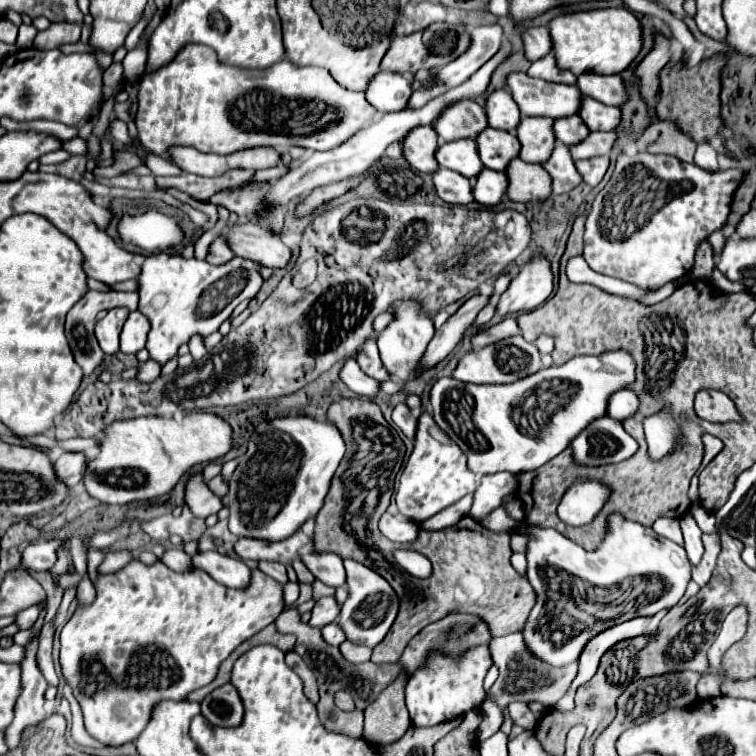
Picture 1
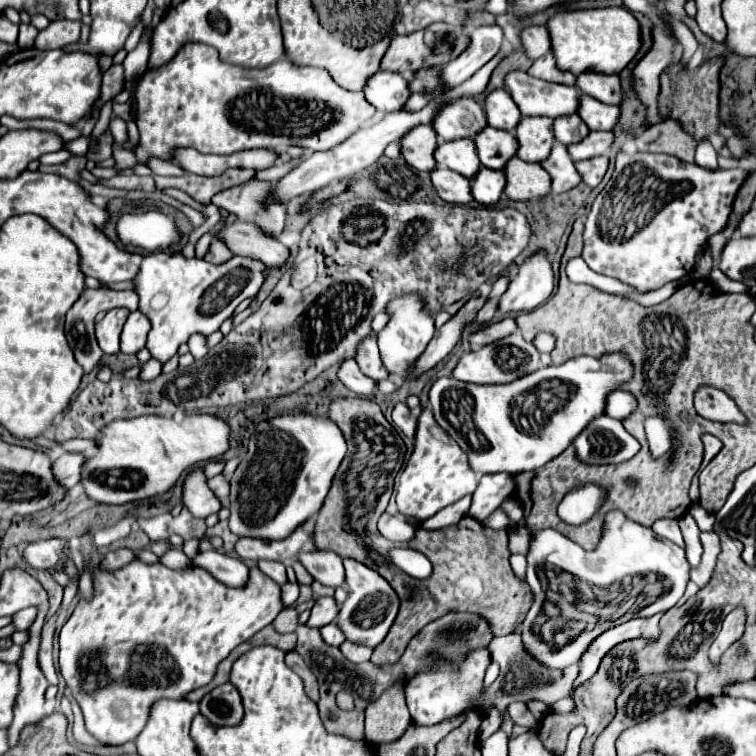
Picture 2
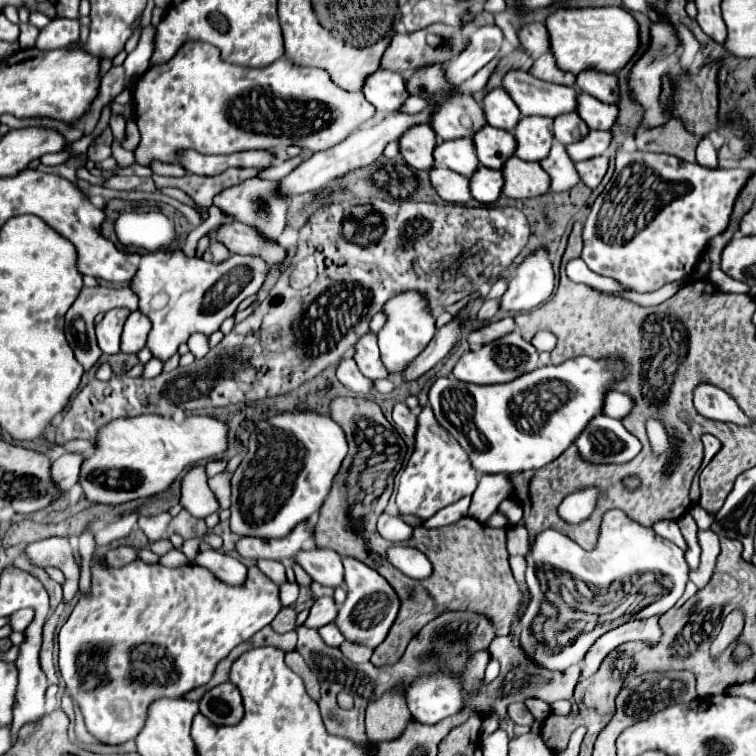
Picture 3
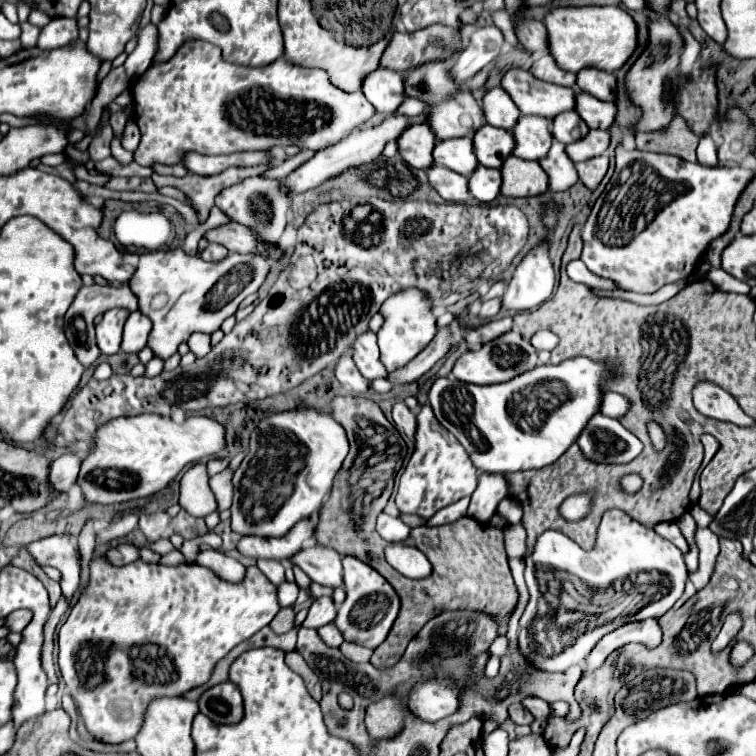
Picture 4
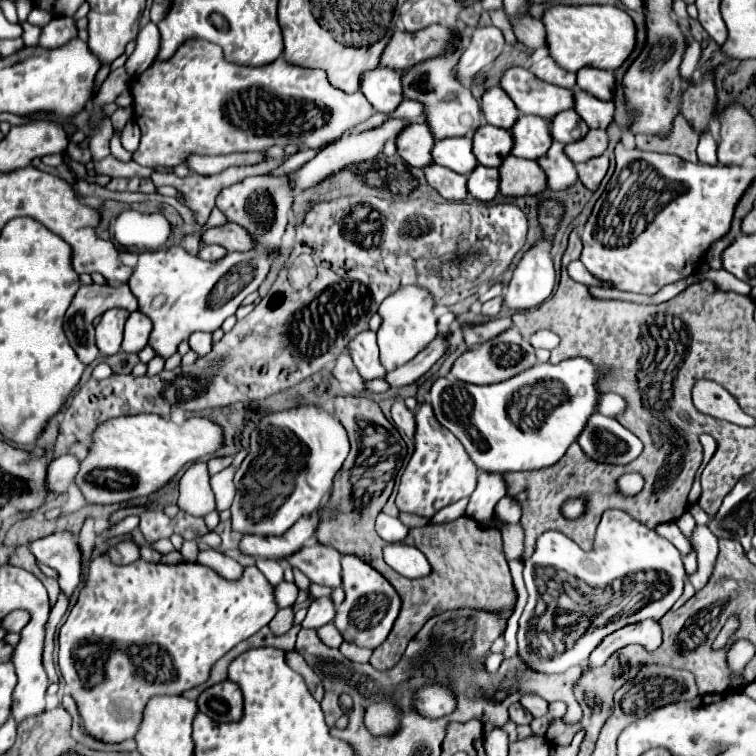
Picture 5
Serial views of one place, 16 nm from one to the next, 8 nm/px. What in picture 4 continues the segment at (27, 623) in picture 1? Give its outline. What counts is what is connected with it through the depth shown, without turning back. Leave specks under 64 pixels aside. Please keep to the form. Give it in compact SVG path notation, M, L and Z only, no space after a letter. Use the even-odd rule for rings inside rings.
M17 610L6 617L5 626L7 626L11 632L22 632L31 619L32 612L30 610Z

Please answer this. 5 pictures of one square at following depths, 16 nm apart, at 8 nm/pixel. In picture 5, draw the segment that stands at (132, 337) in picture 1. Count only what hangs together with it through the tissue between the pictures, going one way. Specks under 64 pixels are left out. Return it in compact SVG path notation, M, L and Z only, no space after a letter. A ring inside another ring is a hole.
M140 310L132 312L126 320L124 328L124 340L122 350L124 352L140 352L148 344L148 334L152 330L152 322L148 316L144 316Z

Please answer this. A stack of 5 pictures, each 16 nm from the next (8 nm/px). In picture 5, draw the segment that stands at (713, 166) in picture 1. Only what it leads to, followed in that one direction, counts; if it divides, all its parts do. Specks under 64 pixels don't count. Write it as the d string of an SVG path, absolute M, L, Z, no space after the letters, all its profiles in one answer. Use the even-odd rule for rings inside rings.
M704 132L702 136L700 136L700 144L698 144L698 160L702 162L702 164L718 164L718 160L716 160L716 142L712 140L712 136L710 136L710 132Z

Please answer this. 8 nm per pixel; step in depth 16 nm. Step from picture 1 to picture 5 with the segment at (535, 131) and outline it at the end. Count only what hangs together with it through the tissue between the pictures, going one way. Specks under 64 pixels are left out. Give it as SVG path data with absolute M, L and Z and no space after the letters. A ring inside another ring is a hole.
M520 116L516 120L516 128L512 128L514 148L512 154L526 160L538 160L546 156L552 134L550 134L550 120L540 116Z

